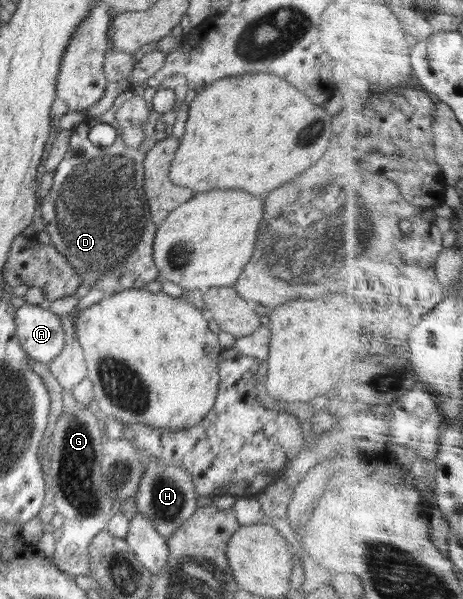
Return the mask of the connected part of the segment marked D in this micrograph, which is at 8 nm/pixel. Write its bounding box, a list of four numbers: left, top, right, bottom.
[39,74,188,295]

